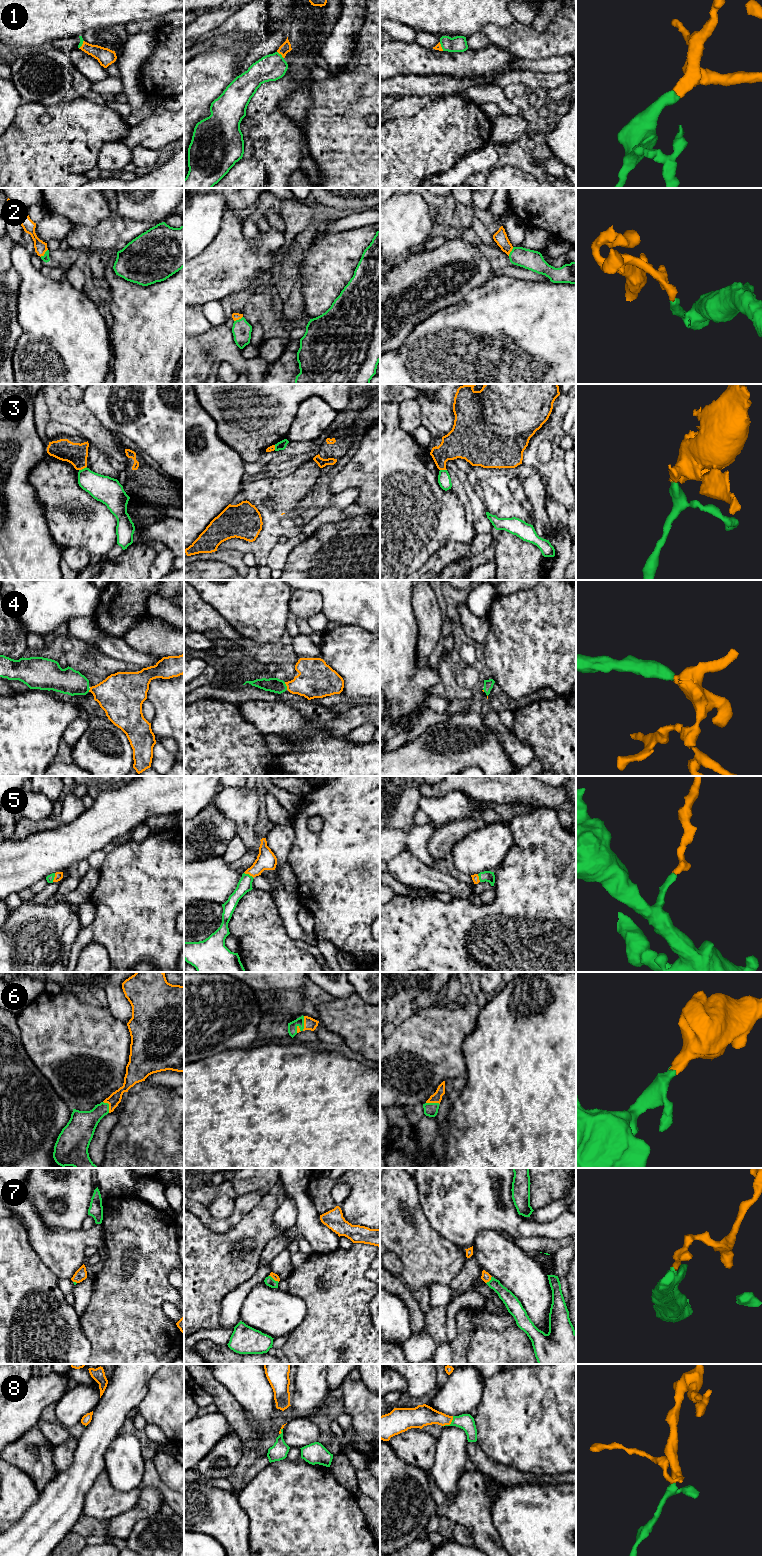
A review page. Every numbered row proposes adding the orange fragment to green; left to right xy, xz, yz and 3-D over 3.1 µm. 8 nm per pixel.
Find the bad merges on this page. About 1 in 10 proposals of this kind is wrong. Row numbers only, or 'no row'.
3

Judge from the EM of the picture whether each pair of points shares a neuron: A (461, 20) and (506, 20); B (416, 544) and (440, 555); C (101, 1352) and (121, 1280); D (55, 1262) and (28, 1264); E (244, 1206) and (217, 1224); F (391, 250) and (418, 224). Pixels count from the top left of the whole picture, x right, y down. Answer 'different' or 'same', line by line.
A: same
B: different
C: same
D: different
E: same
F: same

